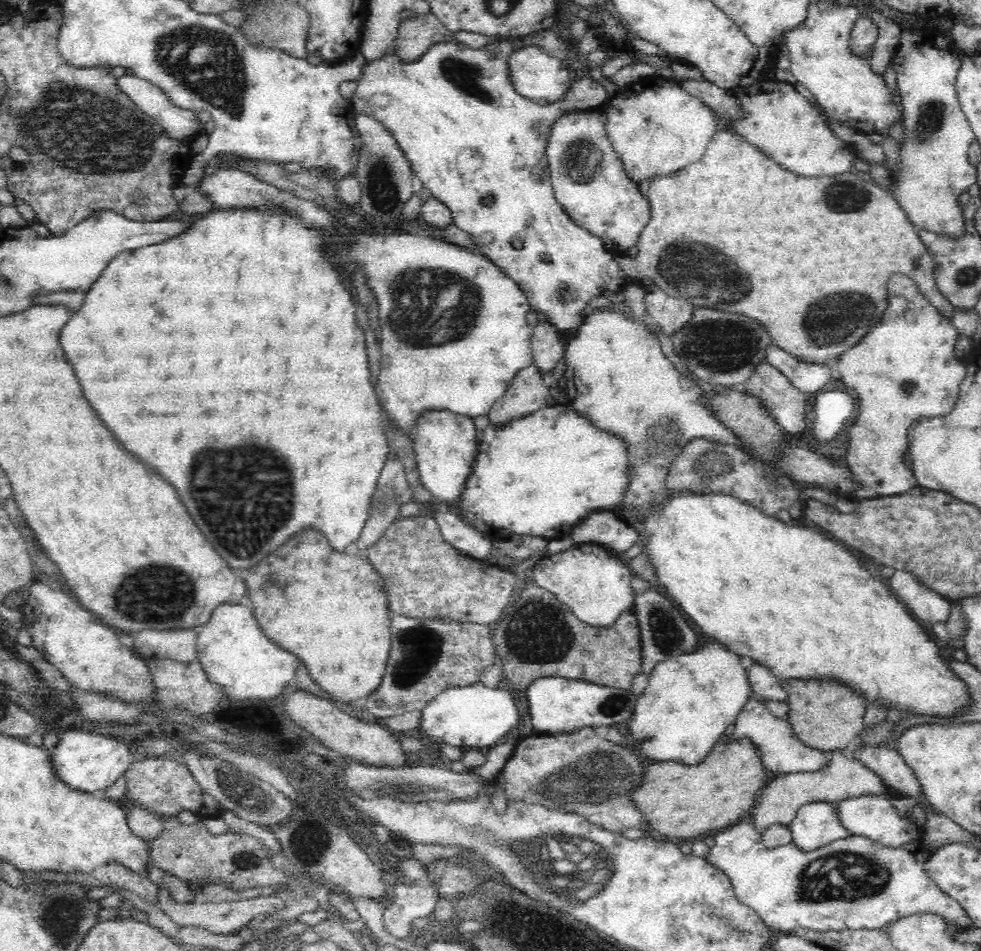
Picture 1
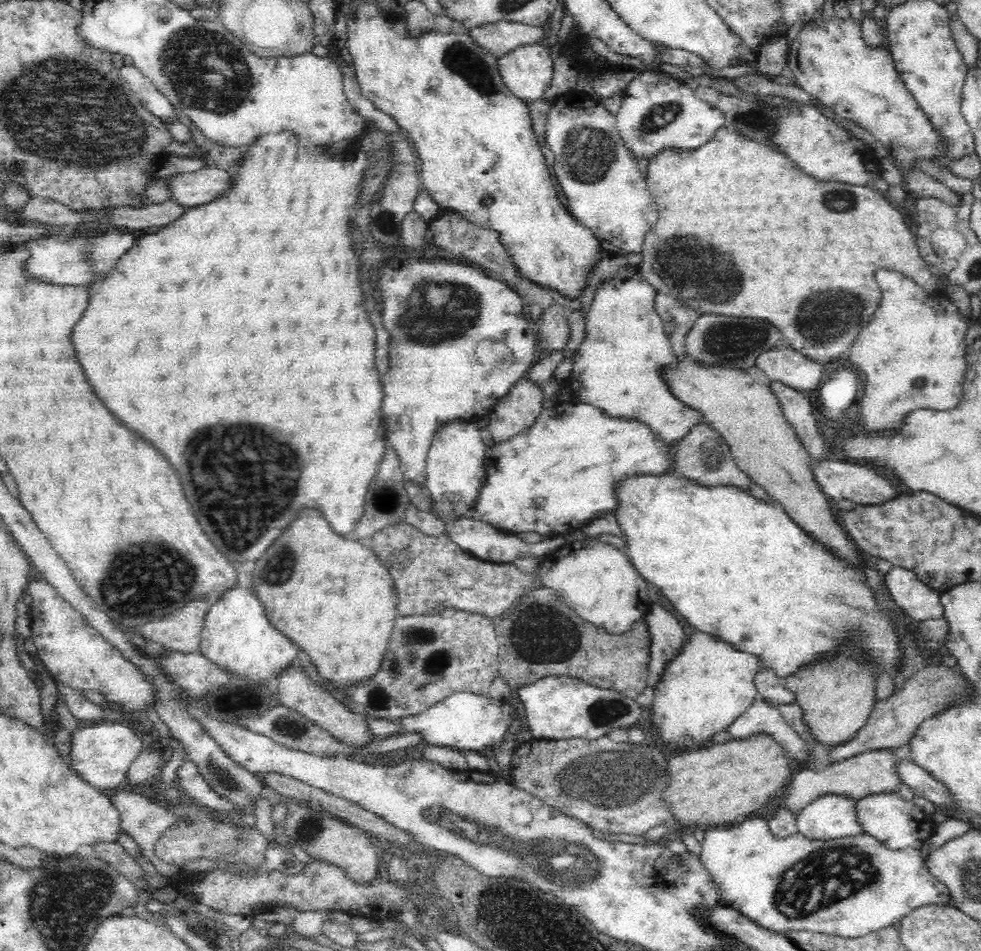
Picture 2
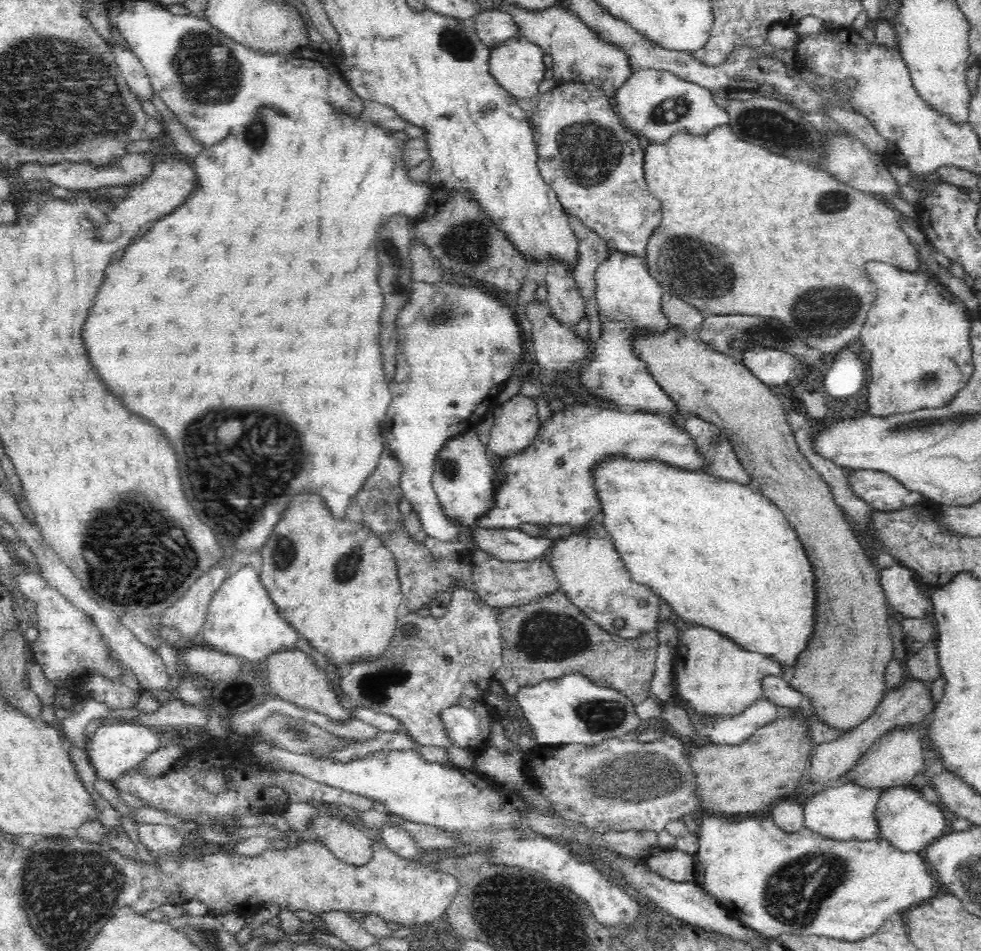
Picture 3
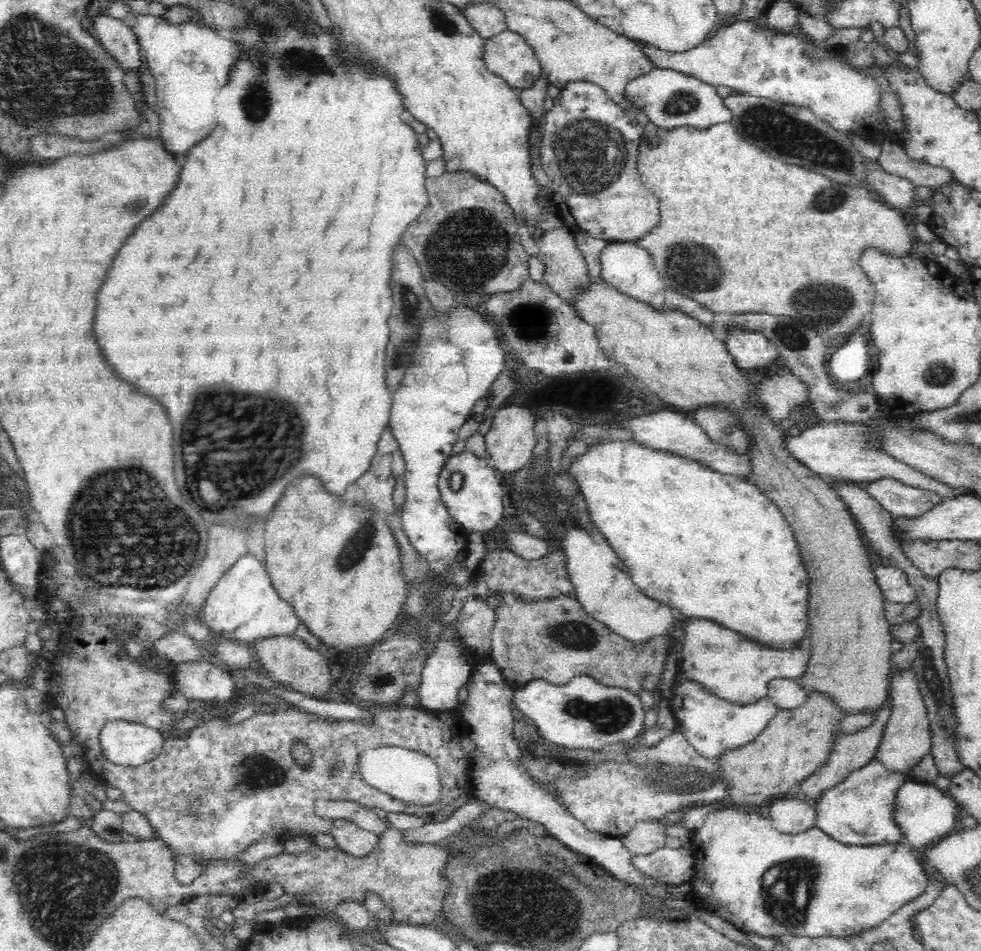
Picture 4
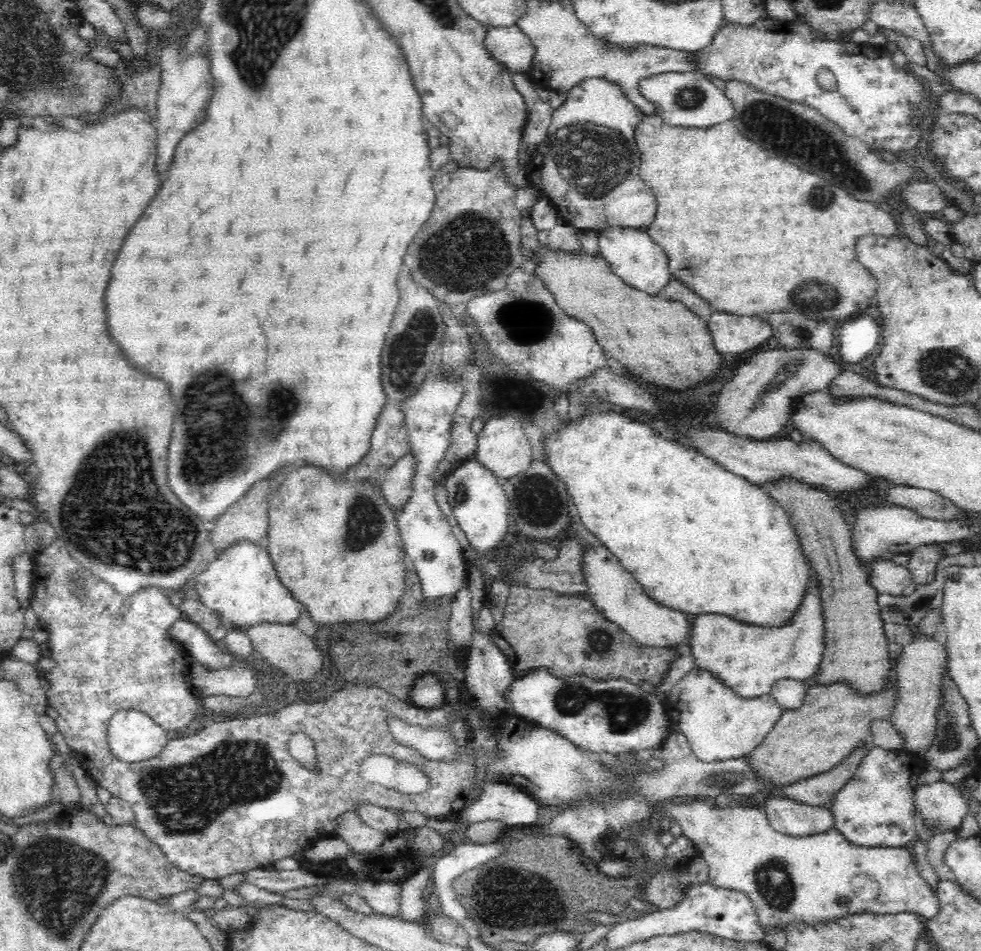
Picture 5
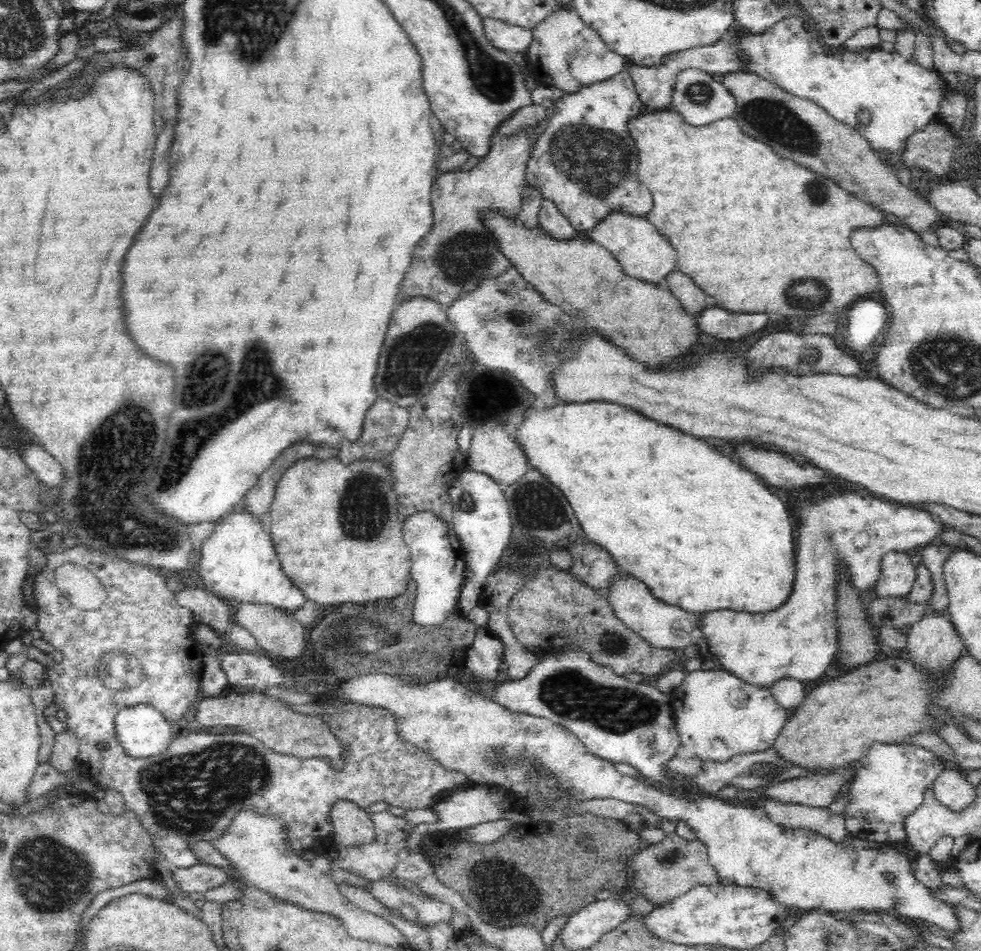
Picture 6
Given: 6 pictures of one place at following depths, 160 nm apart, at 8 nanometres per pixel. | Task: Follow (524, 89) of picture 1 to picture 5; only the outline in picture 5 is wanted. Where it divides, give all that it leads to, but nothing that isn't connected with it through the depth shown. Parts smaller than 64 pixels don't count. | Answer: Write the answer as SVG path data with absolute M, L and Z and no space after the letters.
M518 25L488 28L485 45L494 60L504 64L511 73L530 71L535 46Z

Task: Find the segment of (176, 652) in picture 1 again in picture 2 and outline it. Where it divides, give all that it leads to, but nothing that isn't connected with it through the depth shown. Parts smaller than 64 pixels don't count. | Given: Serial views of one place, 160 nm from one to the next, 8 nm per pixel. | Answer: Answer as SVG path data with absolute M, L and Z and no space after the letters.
M196 597L182 608L160 620L147 622L134 632L144 640L162 644L165 652L200 653L201 632L208 609L208 599Z

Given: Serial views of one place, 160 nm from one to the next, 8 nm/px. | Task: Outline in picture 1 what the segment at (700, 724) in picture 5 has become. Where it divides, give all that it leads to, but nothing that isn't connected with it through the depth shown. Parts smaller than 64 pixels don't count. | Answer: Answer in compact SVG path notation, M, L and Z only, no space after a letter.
M757 697L751 698L744 706L734 722L734 728L736 740L748 738L759 749L762 763L772 775L815 771L824 768L829 761L820 750L803 744L796 737L790 721L776 718L764 701Z

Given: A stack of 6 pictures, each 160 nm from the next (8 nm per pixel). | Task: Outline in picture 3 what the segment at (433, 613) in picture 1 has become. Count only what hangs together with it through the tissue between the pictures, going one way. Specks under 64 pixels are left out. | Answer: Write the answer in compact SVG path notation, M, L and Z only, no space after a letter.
M397 528L391 538L384 541L384 545L396 559L403 600L413 612L424 613L429 602L440 591L452 593L456 589L468 589L476 593L486 605L499 611L504 607L518 607L534 602L560 589L558 577L547 557L520 562L502 561L480 548L474 548L459 560L438 562L424 541L410 538L409 532L401 528Z

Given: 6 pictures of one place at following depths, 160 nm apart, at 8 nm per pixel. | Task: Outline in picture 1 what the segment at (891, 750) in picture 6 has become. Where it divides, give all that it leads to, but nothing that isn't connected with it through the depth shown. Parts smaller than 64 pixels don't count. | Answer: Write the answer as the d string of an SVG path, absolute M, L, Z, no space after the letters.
M826 801L802 806L788 827L792 831L792 843L806 852L851 835L840 821L836 804Z

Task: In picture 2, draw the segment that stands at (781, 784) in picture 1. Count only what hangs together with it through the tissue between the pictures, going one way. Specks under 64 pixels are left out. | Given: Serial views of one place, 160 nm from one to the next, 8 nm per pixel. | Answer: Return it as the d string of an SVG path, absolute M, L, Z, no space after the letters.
M873 749L869 752L862 752L858 756L829 764L821 772L797 767L797 773L795 768L795 772L788 782L782 808L790 810L795 816L798 816L808 804L827 794L844 795L860 800L866 796L895 791L902 784L900 775L896 771L898 768L896 764L898 764L898 760L905 757L909 758L906 750Z

